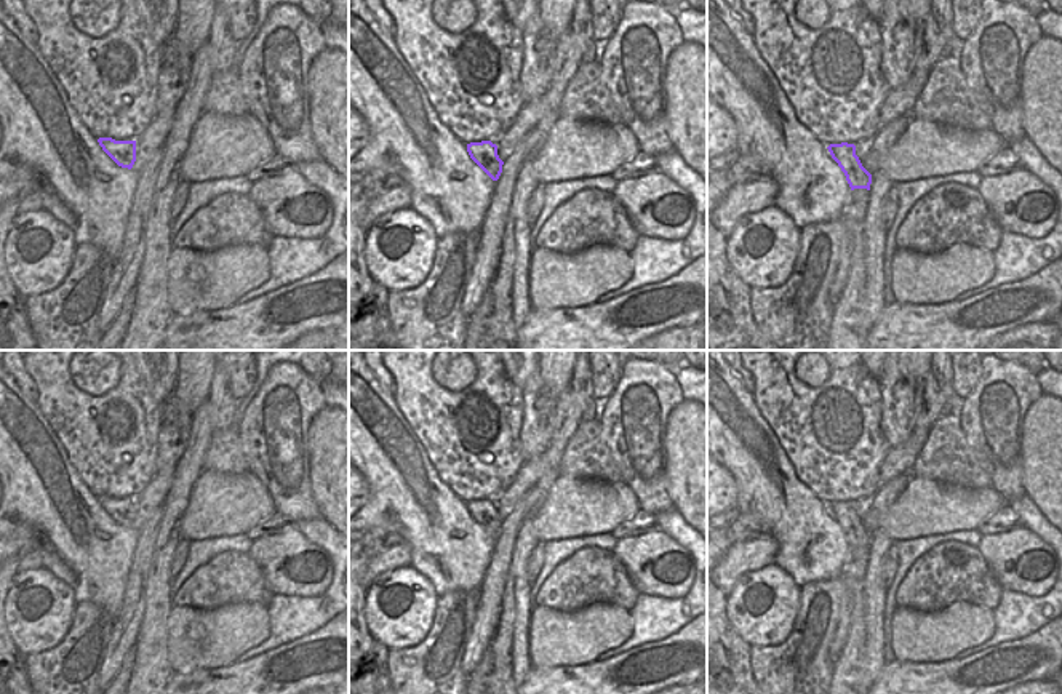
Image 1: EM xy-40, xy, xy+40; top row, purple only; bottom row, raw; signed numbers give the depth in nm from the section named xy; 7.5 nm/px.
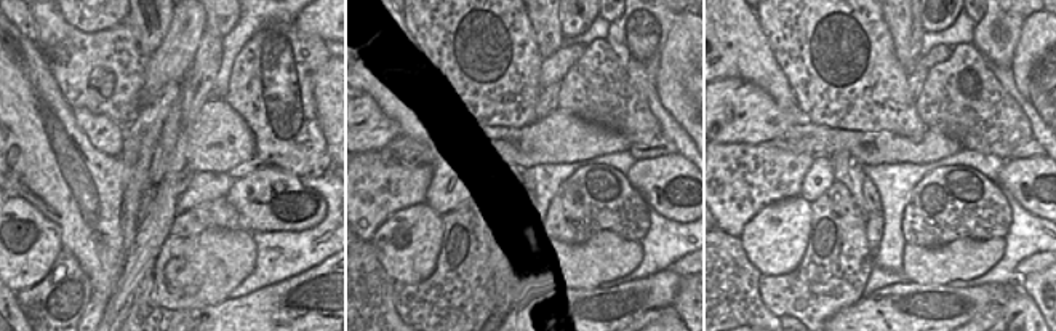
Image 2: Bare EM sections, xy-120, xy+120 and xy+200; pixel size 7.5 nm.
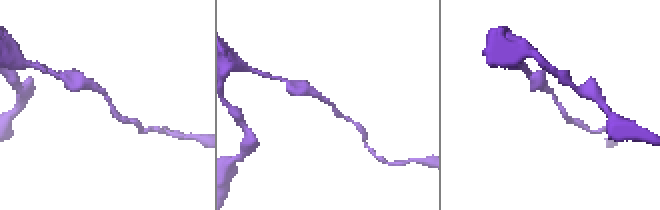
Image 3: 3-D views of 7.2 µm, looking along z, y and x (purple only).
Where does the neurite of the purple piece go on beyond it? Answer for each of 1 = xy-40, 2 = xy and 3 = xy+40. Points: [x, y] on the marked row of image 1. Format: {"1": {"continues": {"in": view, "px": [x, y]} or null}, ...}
{"1": {"continues": null}, "2": {"continues": null}, "3": {"continues": null}}

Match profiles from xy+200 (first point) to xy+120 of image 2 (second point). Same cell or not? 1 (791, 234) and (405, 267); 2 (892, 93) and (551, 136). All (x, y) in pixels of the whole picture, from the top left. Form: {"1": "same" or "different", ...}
{"1": "same", "2": "different"}

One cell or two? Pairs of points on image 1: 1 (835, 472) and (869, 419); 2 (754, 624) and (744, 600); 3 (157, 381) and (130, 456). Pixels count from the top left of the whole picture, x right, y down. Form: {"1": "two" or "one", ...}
{"1": "one", "2": "one", "3": "two"}

